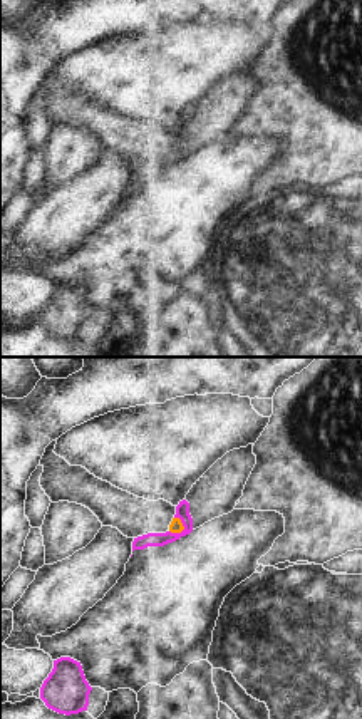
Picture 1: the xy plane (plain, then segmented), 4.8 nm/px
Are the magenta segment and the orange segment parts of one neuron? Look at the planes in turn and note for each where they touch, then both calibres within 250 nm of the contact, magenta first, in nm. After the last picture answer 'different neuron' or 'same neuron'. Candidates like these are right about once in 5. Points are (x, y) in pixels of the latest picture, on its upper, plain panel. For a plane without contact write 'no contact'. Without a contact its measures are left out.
meets magenta at (183, 150); 70 nm thick on the magenta side, 60 nm on the other

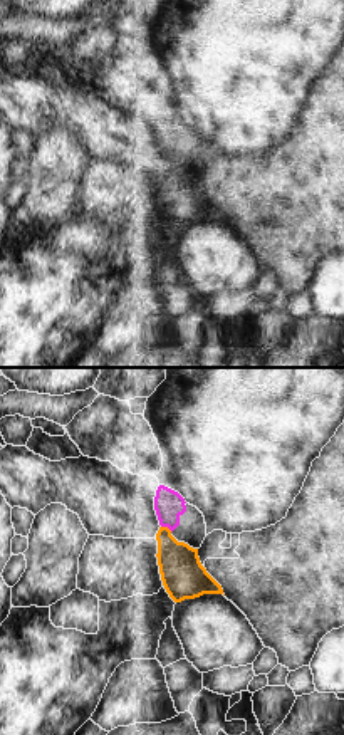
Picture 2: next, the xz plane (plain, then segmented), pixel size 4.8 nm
meets magenta at (166, 150); 140 nm thick on the magenta side, 200 nm on the other

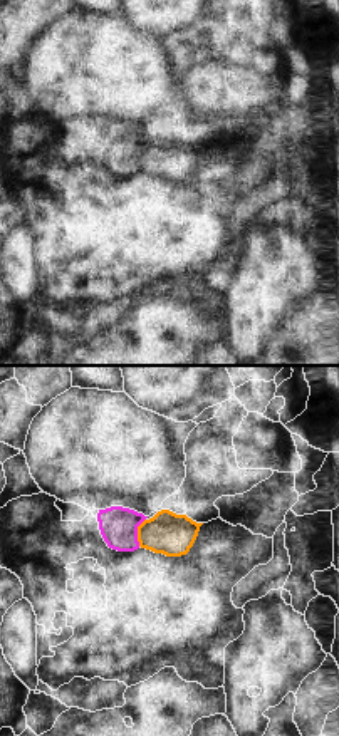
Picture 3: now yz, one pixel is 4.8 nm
meets magenta at (136, 156); 180 nm thick on the magenta side, 200 nm on the other

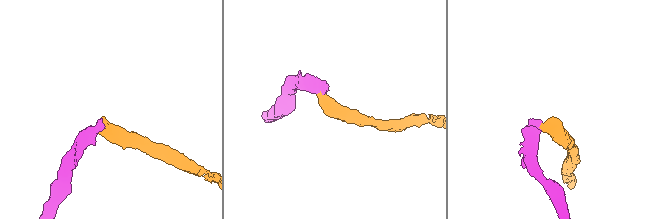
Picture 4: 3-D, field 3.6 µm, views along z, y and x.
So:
different neuron

